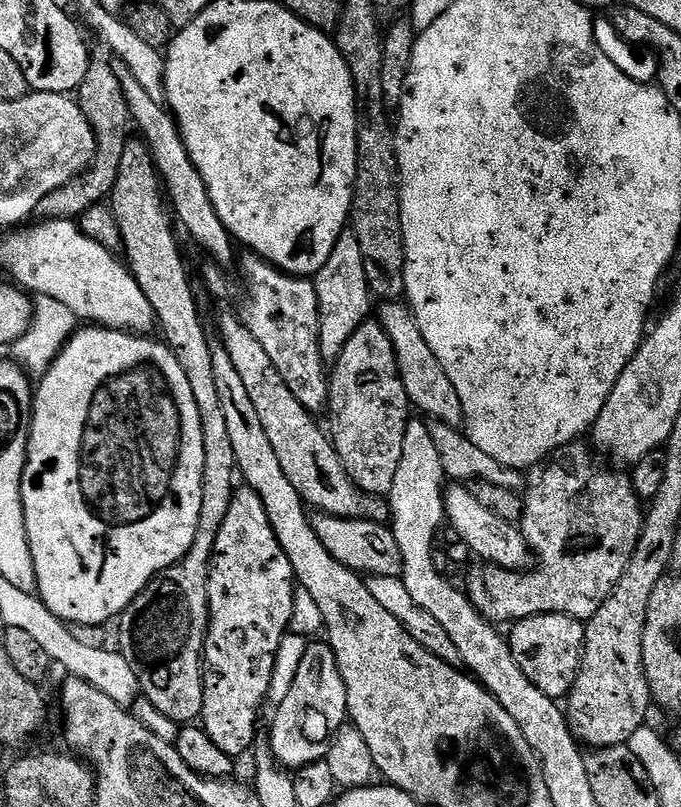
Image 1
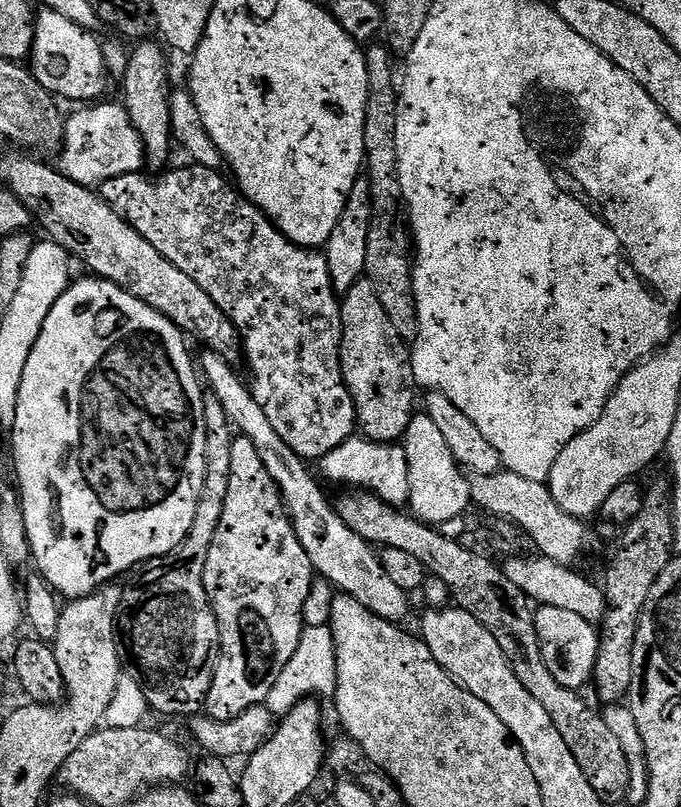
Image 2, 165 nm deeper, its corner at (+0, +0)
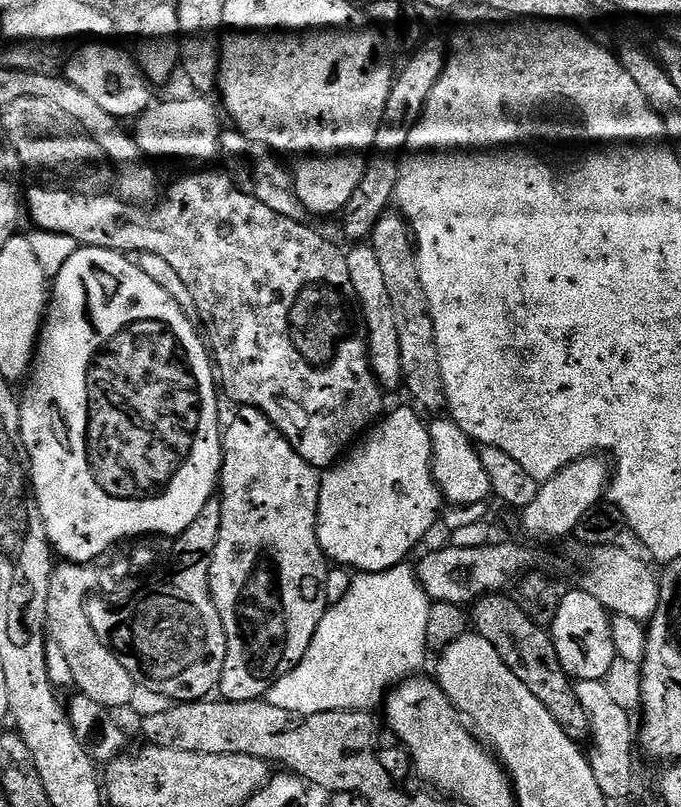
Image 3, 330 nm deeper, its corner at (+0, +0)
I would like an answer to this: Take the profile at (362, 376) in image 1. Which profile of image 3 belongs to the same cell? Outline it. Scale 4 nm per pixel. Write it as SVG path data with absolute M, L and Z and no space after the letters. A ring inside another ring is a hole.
M360 242L349 247L346 252L346 267L350 270L350 282L354 282L354 294L360 303L360 314L364 318L364 327L368 330L368 360L372 363L372 373L376 376L381 388L391 390L400 388L404 382L402 374L402 350L398 350L398 322L394 322L394 306L390 302L390 294L386 290L386 282L382 275L382 266L378 263L378 254L374 254L371 243Z

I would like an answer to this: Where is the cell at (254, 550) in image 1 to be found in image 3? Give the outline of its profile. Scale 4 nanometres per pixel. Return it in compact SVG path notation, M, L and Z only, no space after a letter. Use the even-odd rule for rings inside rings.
M244 406L232 421L227 421L222 432L222 443L224 445L224 457L220 467L220 482L218 485L218 499L222 506L222 526L218 530L216 545L212 551L212 561L208 571L208 585L212 591L212 601L222 618L222 626L226 630L226 662L222 666L222 678L220 679L219 695L225 700L234 702L246 702L247 700L259 700L267 697L268 691L278 682L278 678L285 676L310 650L310 642L314 638L314 630L318 630L318 622L327 614L330 605L327 602L327 576L330 569L330 561L325 556L322 546L316 537L316 519L318 518L318 506L320 505L320 478L321 473L315 468L311 468L290 446L290 442L262 414L257 408Z

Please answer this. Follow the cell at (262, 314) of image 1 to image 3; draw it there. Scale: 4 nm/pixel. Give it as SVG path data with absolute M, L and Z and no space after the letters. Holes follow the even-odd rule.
M192 170L189 176L176 180L167 185L162 199L151 205L141 206L126 202L118 194L89 194L87 192L74 192L71 188L63 186L48 186L52 188L32 188L26 192L26 216L33 220L35 227L42 232L53 232L74 238L77 246L85 248L105 248L111 252L125 254L158 254L176 273L181 276L182 282L194 297L194 306L198 306L198 314L202 321L203 331L206 333L207 343L210 345L210 355L214 361L215 371L218 373L222 392L236 403L236 406L251 406L257 408L281 434L294 446L298 454L306 463L317 470L327 470L345 455L381 419L384 408L385 389L381 388L376 376L372 373L372 363L368 360L368 330L364 327L364 318L360 314L360 303L354 294L354 282L350 282L350 270L346 267L346 255L339 252L326 237L311 228L311 223L282 218L282 214L274 214L270 206L258 202L250 194L240 189L231 175L212 170Z

